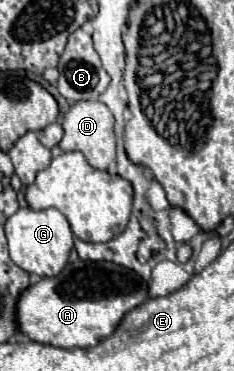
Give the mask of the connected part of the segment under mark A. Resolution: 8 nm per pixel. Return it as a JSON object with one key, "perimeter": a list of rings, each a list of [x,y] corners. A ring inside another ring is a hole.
{"perimeter":[[[83,262],[67,264],[55,278],[43,278],[17,302],[19,328],[35,342],[59,348],[89,348],[103,342],[115,332],[123,314],[137,308],[147,300],[147,282],[131,280],[141,278],[137,272],[111,262]],[[121,278],[121,280],[117,280]]]}

